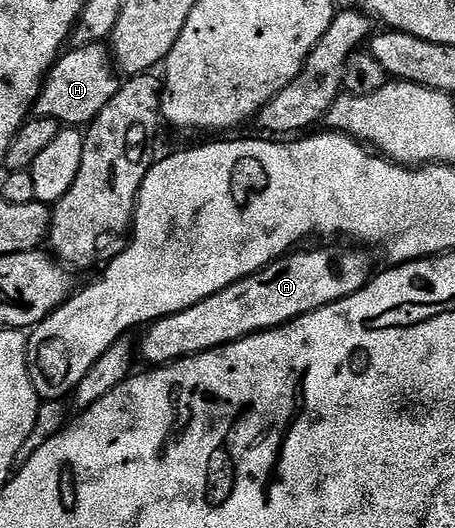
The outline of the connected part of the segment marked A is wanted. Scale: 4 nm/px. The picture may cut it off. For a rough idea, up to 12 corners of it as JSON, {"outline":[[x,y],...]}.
{"outline":[[362,247],[292,251],[154,321],[151,366],[266,332],[361,290]]}

